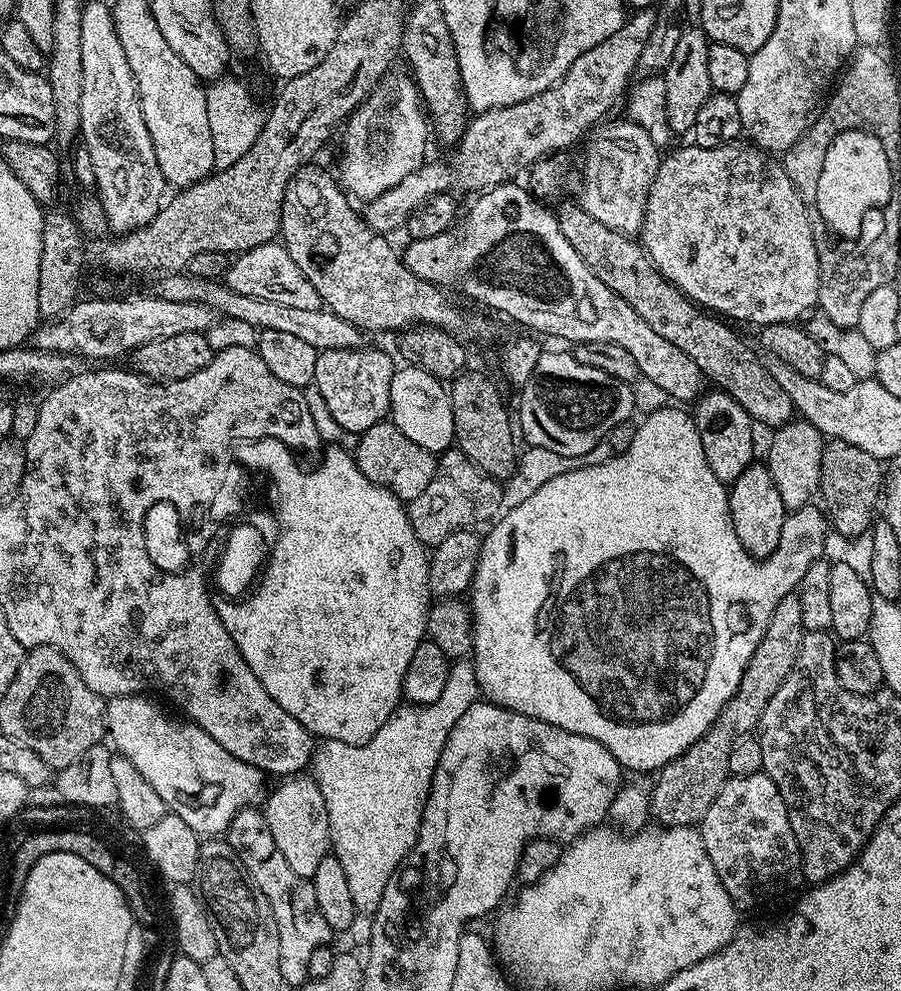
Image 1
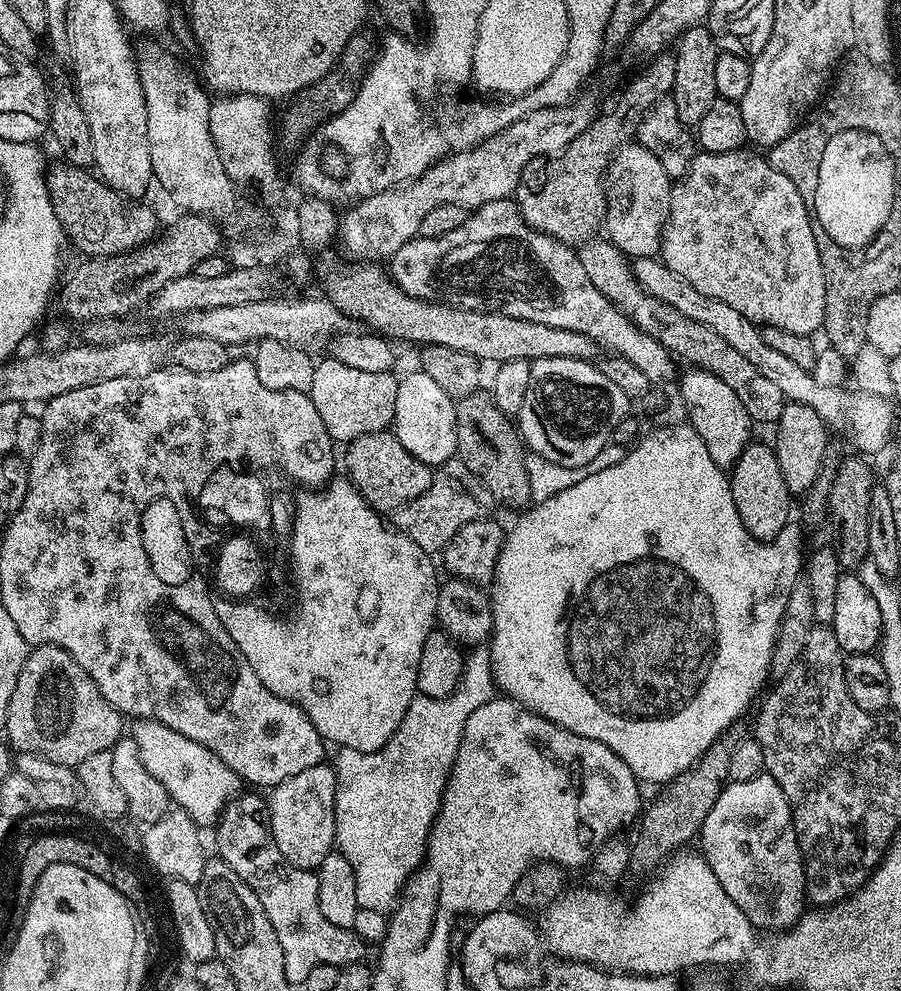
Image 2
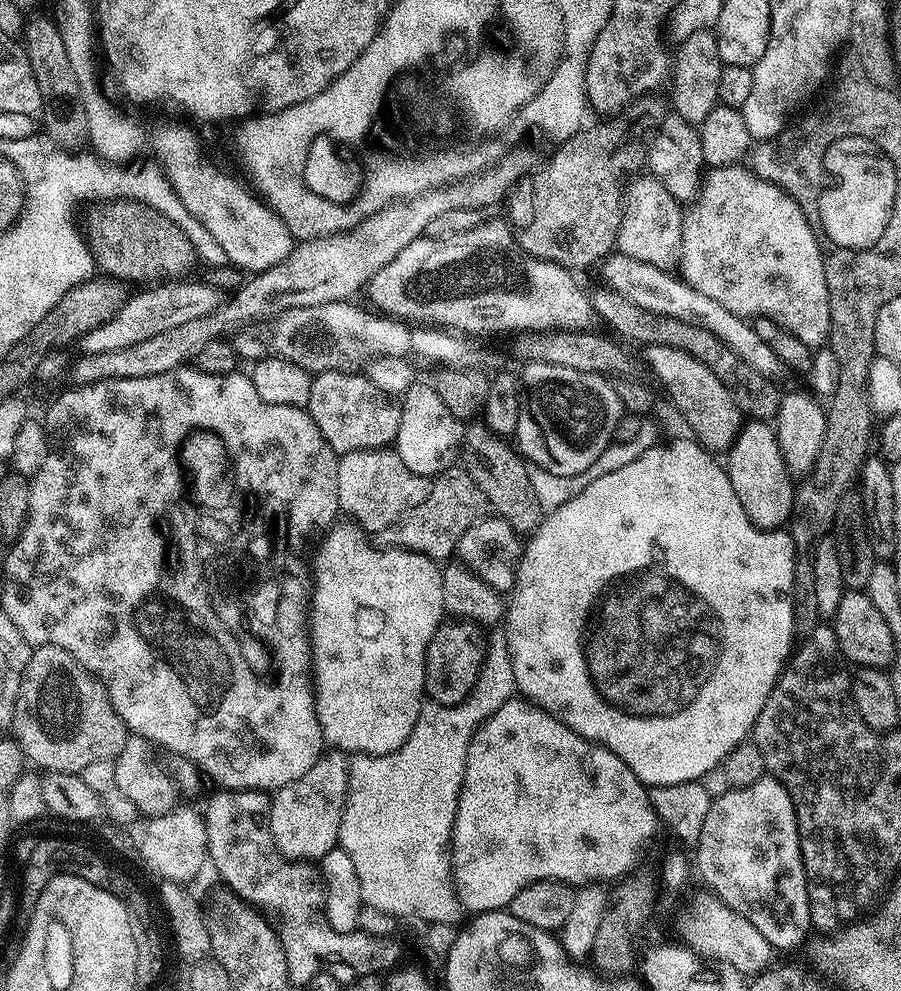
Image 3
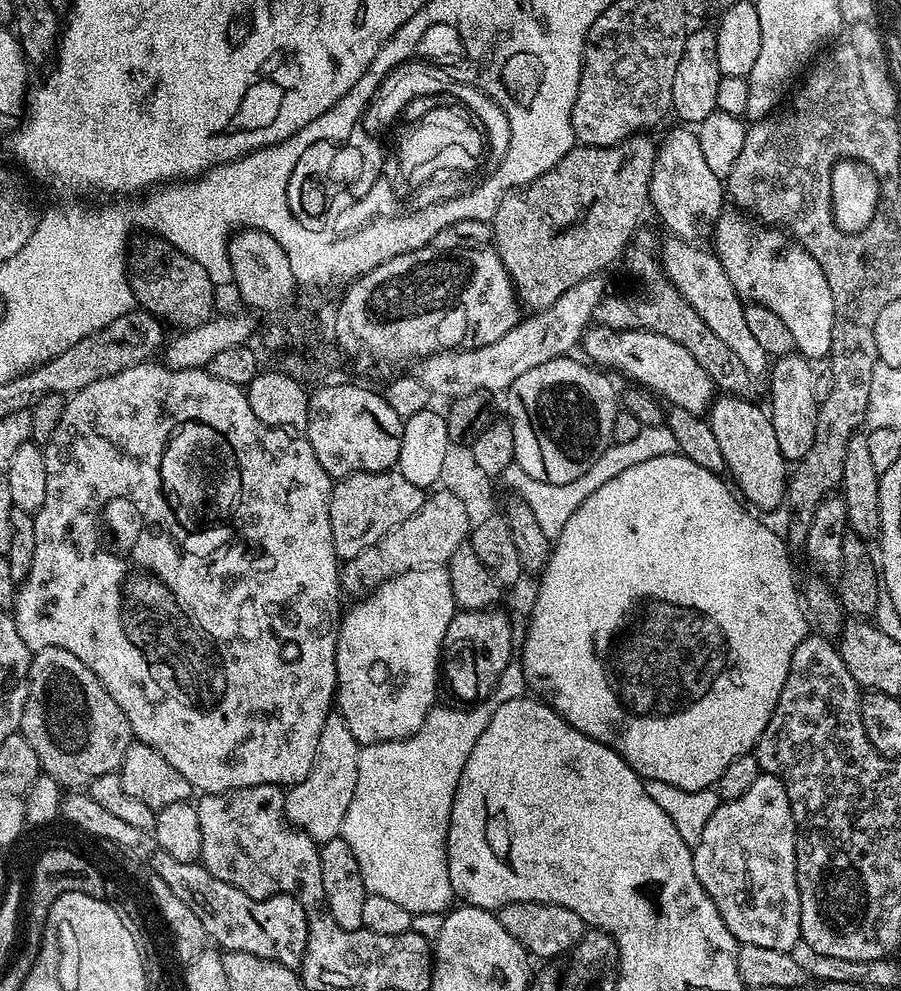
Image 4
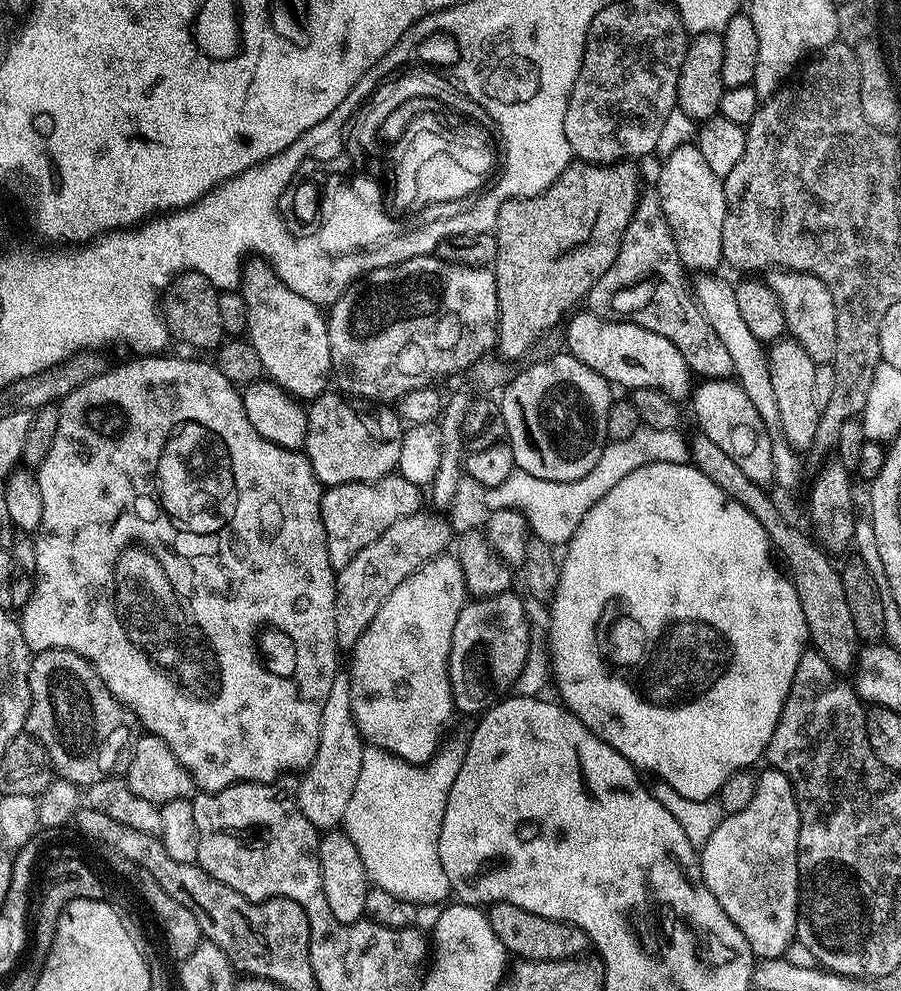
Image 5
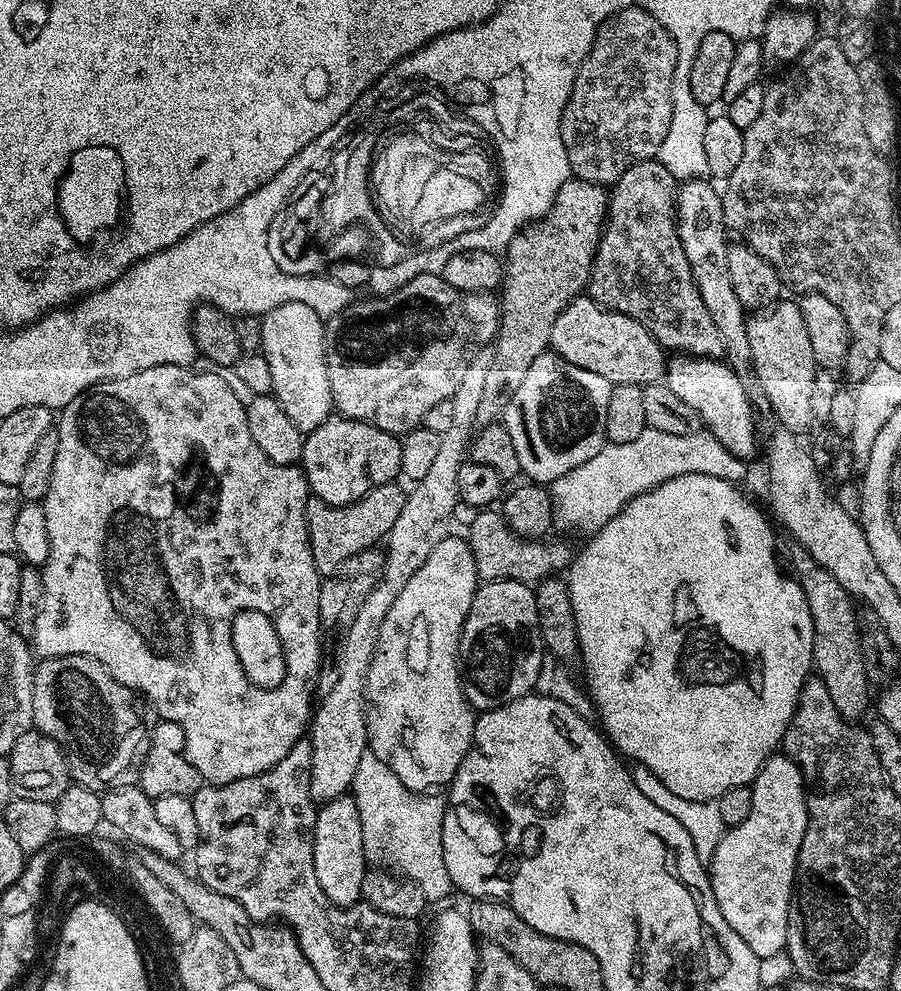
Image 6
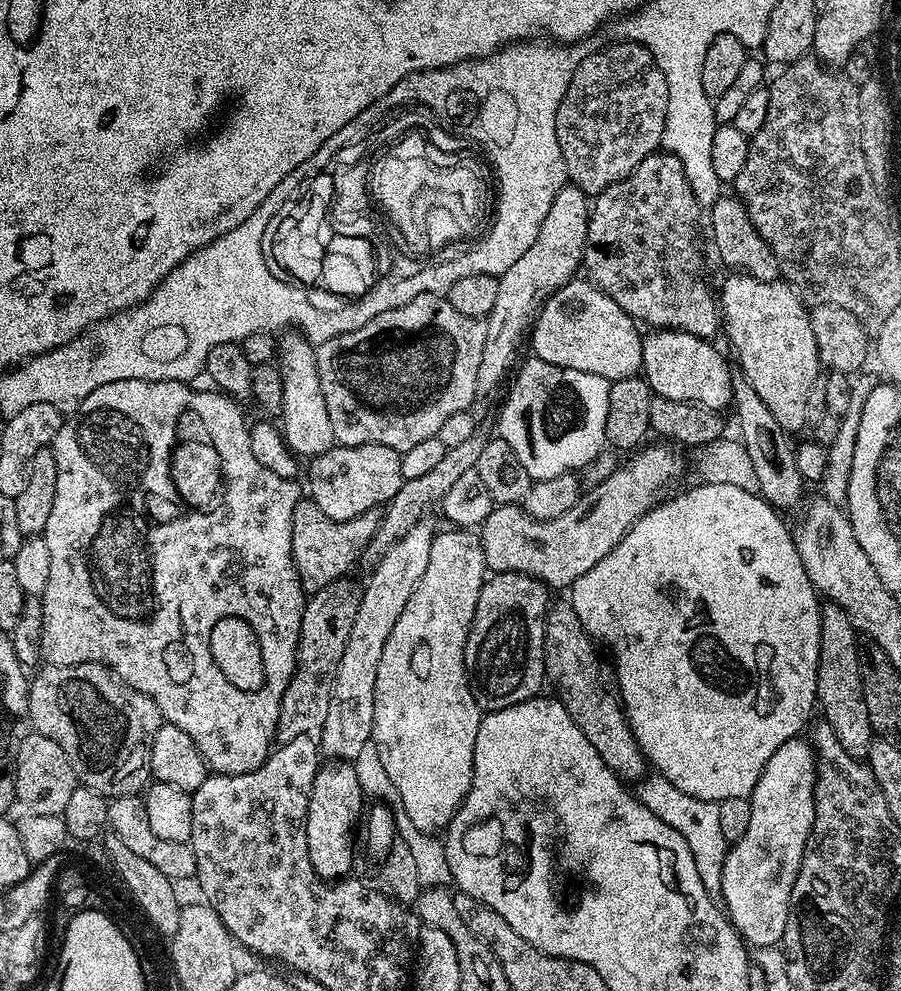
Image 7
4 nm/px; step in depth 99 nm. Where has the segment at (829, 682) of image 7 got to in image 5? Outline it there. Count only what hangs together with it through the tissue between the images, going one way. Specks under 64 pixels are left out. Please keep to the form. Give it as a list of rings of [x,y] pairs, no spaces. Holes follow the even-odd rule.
[[[700,434],[697,435],[697,440],[691,441],[690,460],[697,470],[706,474],[706,478],[710,478],[710,482],[714,482],[714,486],[718,486],[718,490],[722,490],[722,494],[734,498],[734,502],[746,506],[746,510],[750,510],[750,514],[758,518],[767,543],[774,549],[782,564],[784,559],[786,575],[798,594],[798,602],[802,602],[802,614],[806,614],[811,647],[818,654],[822,654],[826,662],[830,662],[835,672],[851,673],[855,669],[862,642],[854,630],[854,617],[850,614],[850,606],[846,602],[846,590],[840,577],[841,569],[832,565],[831,558],[798,525],[791,524],[784,517],[783,510],[772,501],[769,489],[754,482],[754,478],[749,478],[730,459],[730,454],[724,453],[716,443],[710,442],[710,438]]]

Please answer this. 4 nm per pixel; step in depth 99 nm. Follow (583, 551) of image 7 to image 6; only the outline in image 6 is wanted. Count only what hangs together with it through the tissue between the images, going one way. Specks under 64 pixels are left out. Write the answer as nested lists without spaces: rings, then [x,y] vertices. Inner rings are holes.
[[[480,510],[475,513],[472,525],[466,531],[466,539],[474,554],[476,575],[481,581],[517,580],[532,586],[537,582],[559,573],[565,567],[564,548],[560,544],[544,544],[540,540],[526,540],[506,523],[496,510]]]

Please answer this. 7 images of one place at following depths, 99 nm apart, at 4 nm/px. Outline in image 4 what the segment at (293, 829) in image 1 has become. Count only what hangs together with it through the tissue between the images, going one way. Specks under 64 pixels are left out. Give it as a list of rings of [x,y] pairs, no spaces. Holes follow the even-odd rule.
[[[329,714],[326,726],[322,726],[322,738],[318,738],[318,754],[314,754],[314,766],[302,782],[291,785],[284,798],[284,815],[291,827],[299,828],[308,837],[322,845],[337,839],[342,833],[342,822],[350,802],[354,798],[354,786],[358,786],[358,754],[361,745],[356,743],[350,726],[338,714]]]

